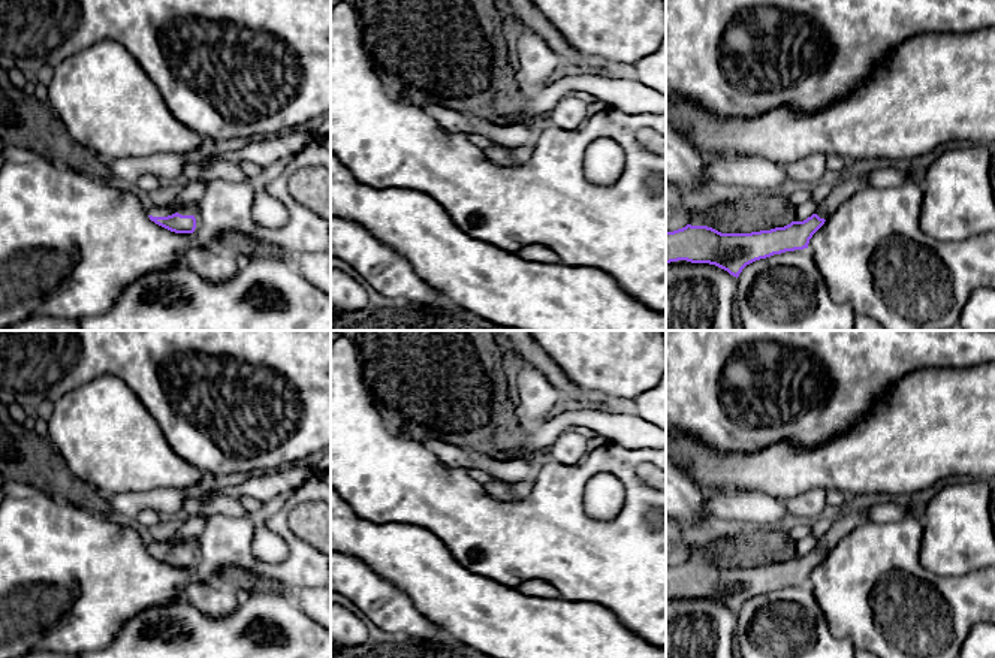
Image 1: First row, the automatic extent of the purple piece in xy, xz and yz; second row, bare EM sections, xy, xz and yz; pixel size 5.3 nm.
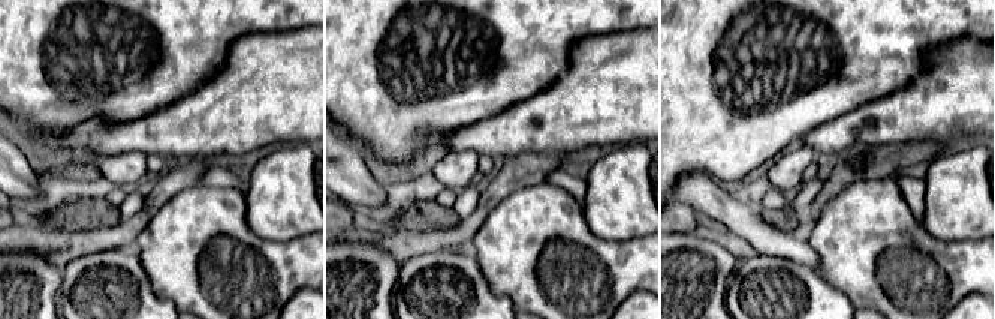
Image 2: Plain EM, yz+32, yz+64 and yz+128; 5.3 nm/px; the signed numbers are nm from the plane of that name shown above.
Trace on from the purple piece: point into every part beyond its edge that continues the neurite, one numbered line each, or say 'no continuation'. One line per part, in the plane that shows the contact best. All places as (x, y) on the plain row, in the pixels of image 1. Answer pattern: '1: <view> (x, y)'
1: xy (159, 546)

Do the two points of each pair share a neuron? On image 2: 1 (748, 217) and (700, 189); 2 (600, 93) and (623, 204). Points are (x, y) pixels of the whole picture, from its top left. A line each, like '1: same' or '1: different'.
1: same
2: different

